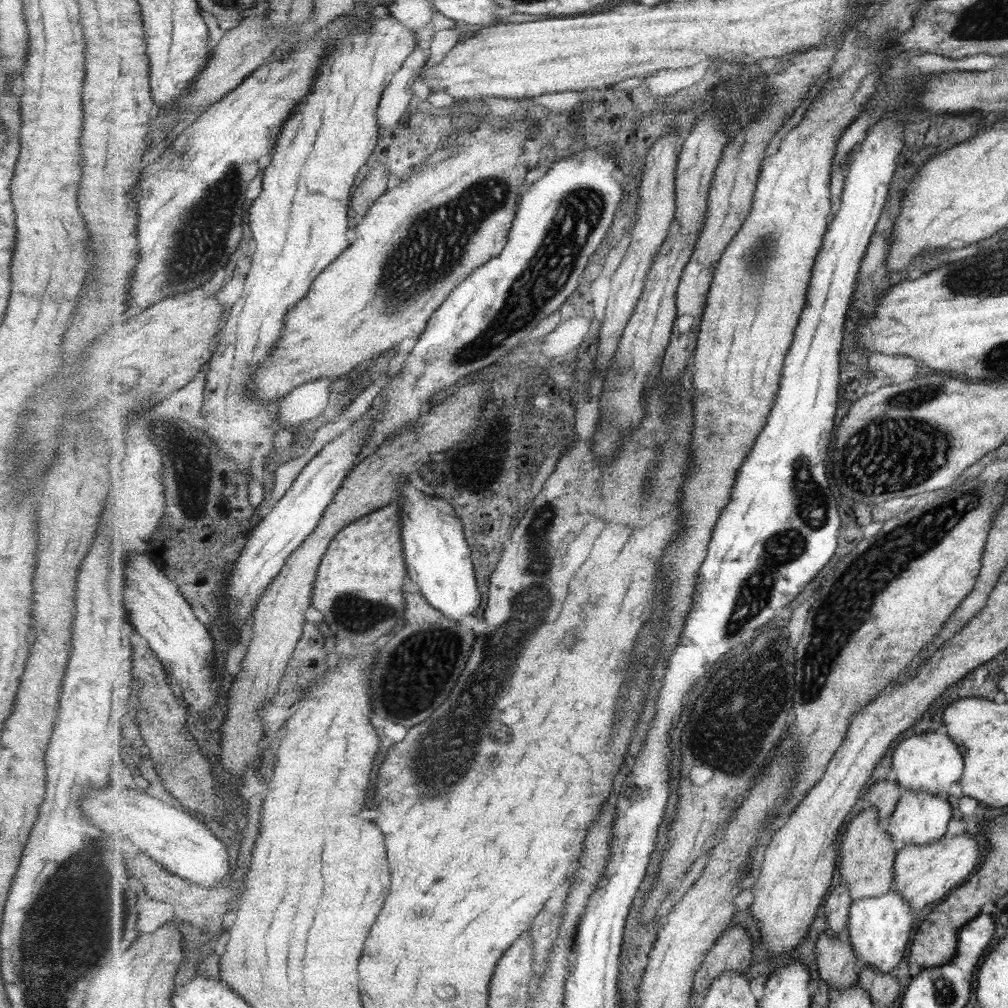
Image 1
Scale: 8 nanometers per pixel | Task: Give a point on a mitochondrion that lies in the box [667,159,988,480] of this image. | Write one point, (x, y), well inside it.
(762, 250)

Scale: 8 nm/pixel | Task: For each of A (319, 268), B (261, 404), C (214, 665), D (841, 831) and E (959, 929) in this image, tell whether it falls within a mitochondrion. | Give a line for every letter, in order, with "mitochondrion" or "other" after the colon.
A: other
B: other
C: other
D: other
E: other

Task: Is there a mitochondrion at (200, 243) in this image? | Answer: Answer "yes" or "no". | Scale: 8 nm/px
yes

